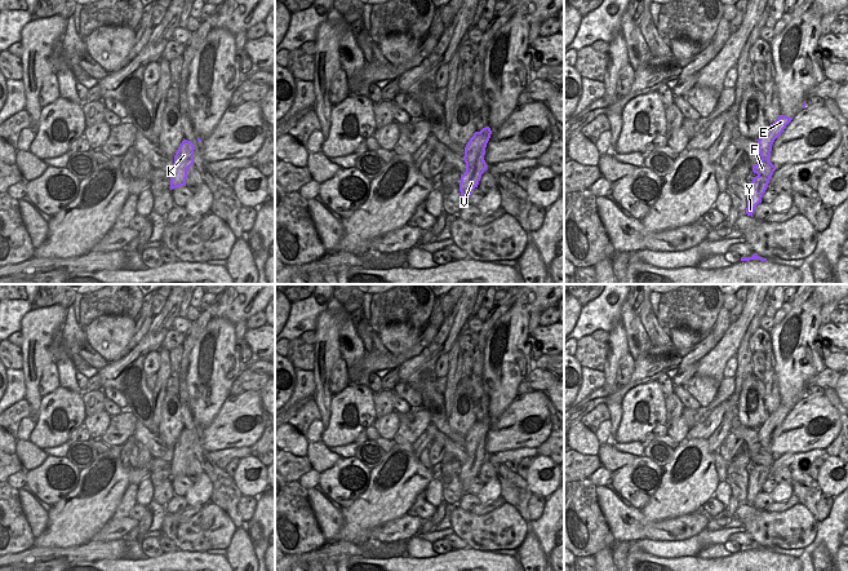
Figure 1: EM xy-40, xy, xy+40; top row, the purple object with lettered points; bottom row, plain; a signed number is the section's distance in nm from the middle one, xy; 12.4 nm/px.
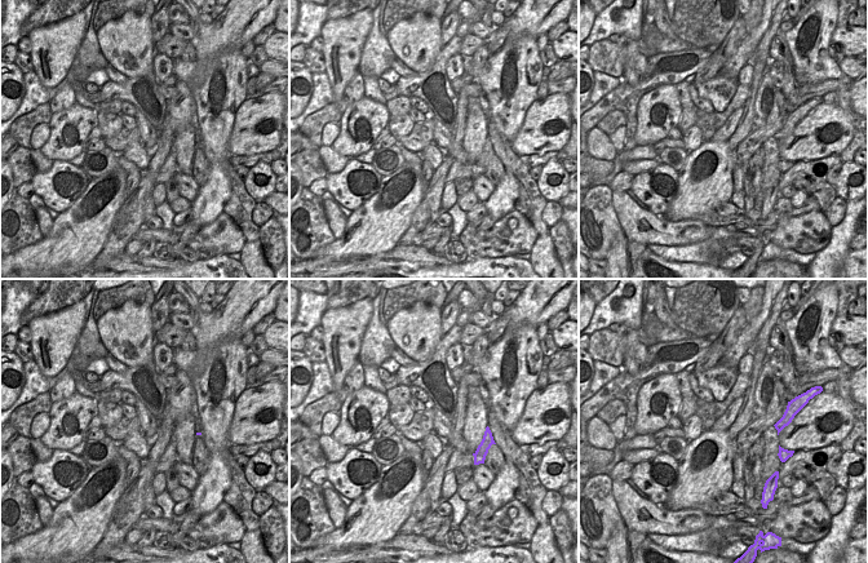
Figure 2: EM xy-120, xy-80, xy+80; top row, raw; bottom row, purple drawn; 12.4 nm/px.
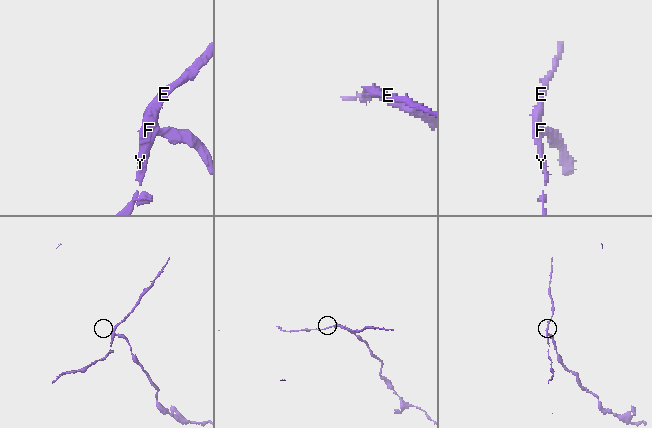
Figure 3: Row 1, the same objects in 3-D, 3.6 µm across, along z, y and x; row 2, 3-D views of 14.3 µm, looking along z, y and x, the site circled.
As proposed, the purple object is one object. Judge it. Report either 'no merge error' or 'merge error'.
merge error

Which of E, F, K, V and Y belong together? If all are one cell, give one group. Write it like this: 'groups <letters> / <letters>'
groups E K V Y / F

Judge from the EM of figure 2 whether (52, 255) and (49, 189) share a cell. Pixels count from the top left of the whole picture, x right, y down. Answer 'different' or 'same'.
different

